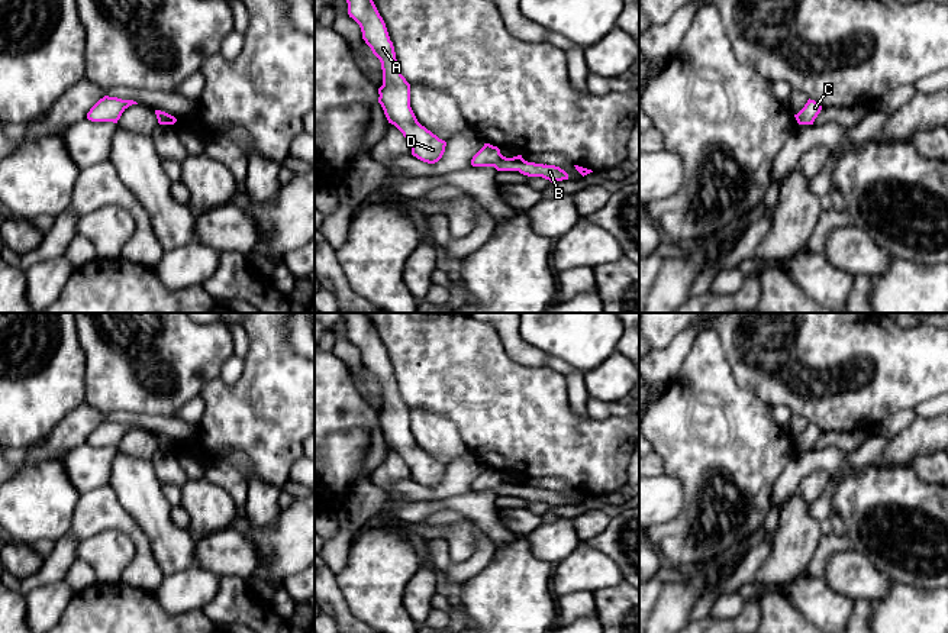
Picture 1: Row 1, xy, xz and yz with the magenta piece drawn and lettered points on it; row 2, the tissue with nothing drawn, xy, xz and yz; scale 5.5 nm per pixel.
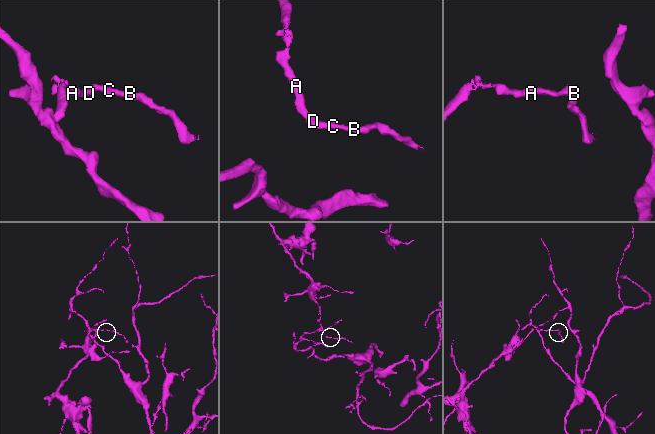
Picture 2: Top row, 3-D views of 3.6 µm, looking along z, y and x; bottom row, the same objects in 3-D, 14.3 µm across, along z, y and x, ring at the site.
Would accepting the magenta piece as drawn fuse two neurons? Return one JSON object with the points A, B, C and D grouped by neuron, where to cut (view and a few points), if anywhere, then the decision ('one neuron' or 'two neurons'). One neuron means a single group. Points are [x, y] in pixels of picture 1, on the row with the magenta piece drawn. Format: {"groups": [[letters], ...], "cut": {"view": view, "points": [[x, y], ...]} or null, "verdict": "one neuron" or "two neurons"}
{"groups": [["A", "B", "C", "D"]], "cut": null, "verdict": "one neuron"}

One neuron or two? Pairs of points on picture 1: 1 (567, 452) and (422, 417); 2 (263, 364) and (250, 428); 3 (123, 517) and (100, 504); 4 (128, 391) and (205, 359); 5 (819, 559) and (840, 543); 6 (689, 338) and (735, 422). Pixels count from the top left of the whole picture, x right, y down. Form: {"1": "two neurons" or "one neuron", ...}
{"1": "two neurons", "2": "one neuron", "3": "one neuron", "4": "one neuron", "5": "one neuron", "6": "two neurons"}

